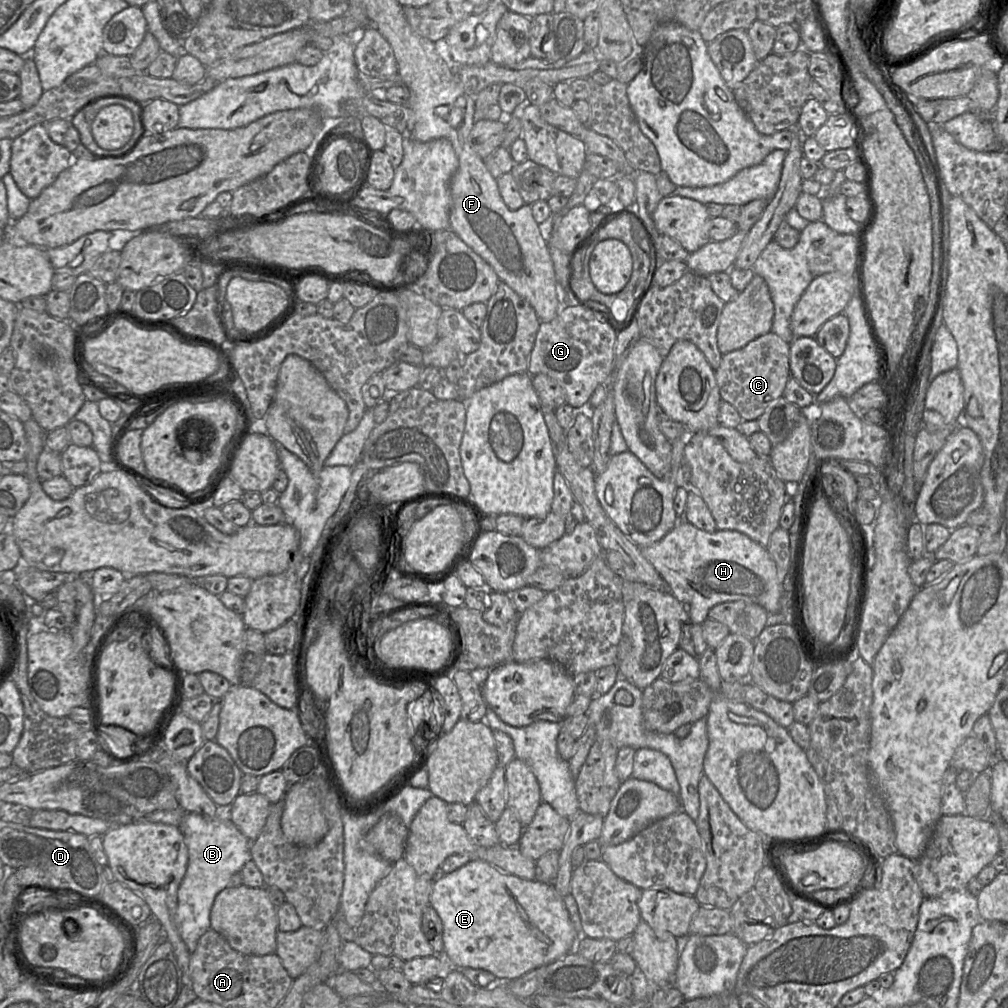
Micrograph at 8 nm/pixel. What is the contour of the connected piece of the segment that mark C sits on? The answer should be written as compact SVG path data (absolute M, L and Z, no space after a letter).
M770 331L744 347L723 354L720 366L715 370L715 378L723 401L732 404L743 420L757 420L776 399L783 396L790 373L790 343Z

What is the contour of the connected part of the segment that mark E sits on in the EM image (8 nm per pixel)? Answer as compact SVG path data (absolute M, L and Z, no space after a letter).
M471 860L451 873L439 874L434 878L429 904L436 910L443 924L444 950L441 956L445 958L448 965L455 968L470 967L484 969L494 974L499 982L510 982L533 969L553 963L573 952L576 944L579 942L577 932L570 919L564 899L556 891L553 884L543 883L537 879L528 880L508 872L503 872L494 865L483 860Z

